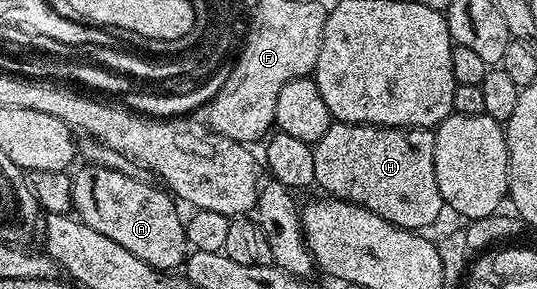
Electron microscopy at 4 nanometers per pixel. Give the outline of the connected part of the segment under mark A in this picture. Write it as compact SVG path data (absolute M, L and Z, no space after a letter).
M88 164L83 168L85 170L78 171L72 178L72 209L75 217L90 228L94 228L94 232L102 232L102 236L110 236L114 244L122 244L126 252L134 252L138 260L150 264L156 270L172 272L177 269L175 266L185 265L190 253L188 237L184 231L185 219L182 214L180 218L179 212L176 211L177 203L167 189L159 185L151 186L150 183L143 182L143 177L114 172L105 166Z

